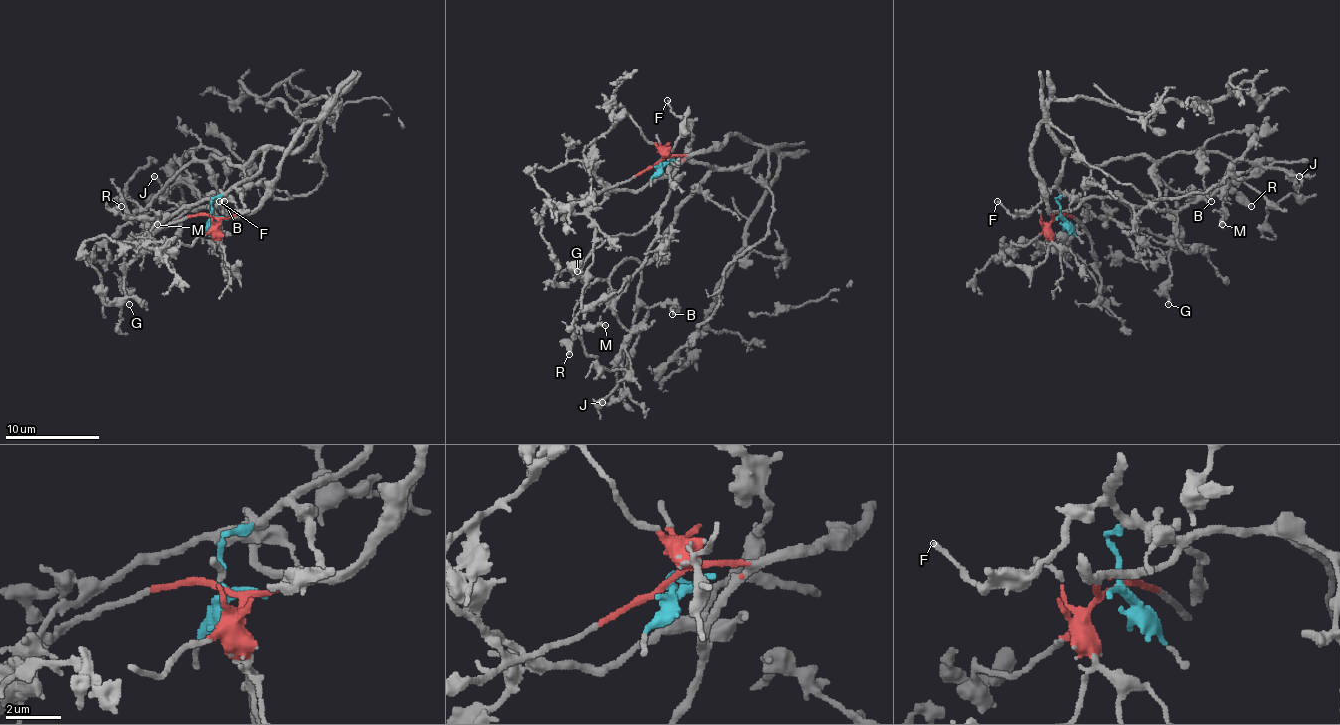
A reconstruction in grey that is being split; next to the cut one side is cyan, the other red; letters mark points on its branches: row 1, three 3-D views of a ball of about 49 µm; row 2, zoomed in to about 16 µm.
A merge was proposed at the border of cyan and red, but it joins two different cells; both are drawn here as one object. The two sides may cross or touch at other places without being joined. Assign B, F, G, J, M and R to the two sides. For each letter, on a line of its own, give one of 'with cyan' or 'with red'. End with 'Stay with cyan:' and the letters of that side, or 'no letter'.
B: with cyan
F: with cyan
G: with red
J: with cyan
M: with cyan
R: with cyan
Stay with cyan: B, F, J, M, R

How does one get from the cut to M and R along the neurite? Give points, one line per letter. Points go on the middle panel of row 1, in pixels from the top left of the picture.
M: (660, 162), (705, 162), (712, 169), (646, 263), (625, 258), (585, 291), (573, 319), (578, 327), (606, 324)
R: (660, 162), (705, 162), (712, 169), (646, 263), (625, 258), (606, 279), (585, 291), (573, 312), (568, 355)

